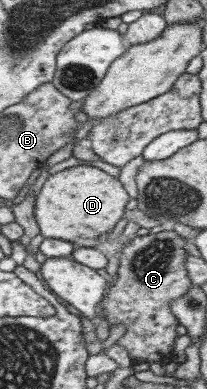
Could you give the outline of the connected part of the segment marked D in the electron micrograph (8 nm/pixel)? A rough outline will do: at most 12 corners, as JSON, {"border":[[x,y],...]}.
{"border":[[50,175],[34,217],[47,239],[96,247],[127,214],[119,178]]}

